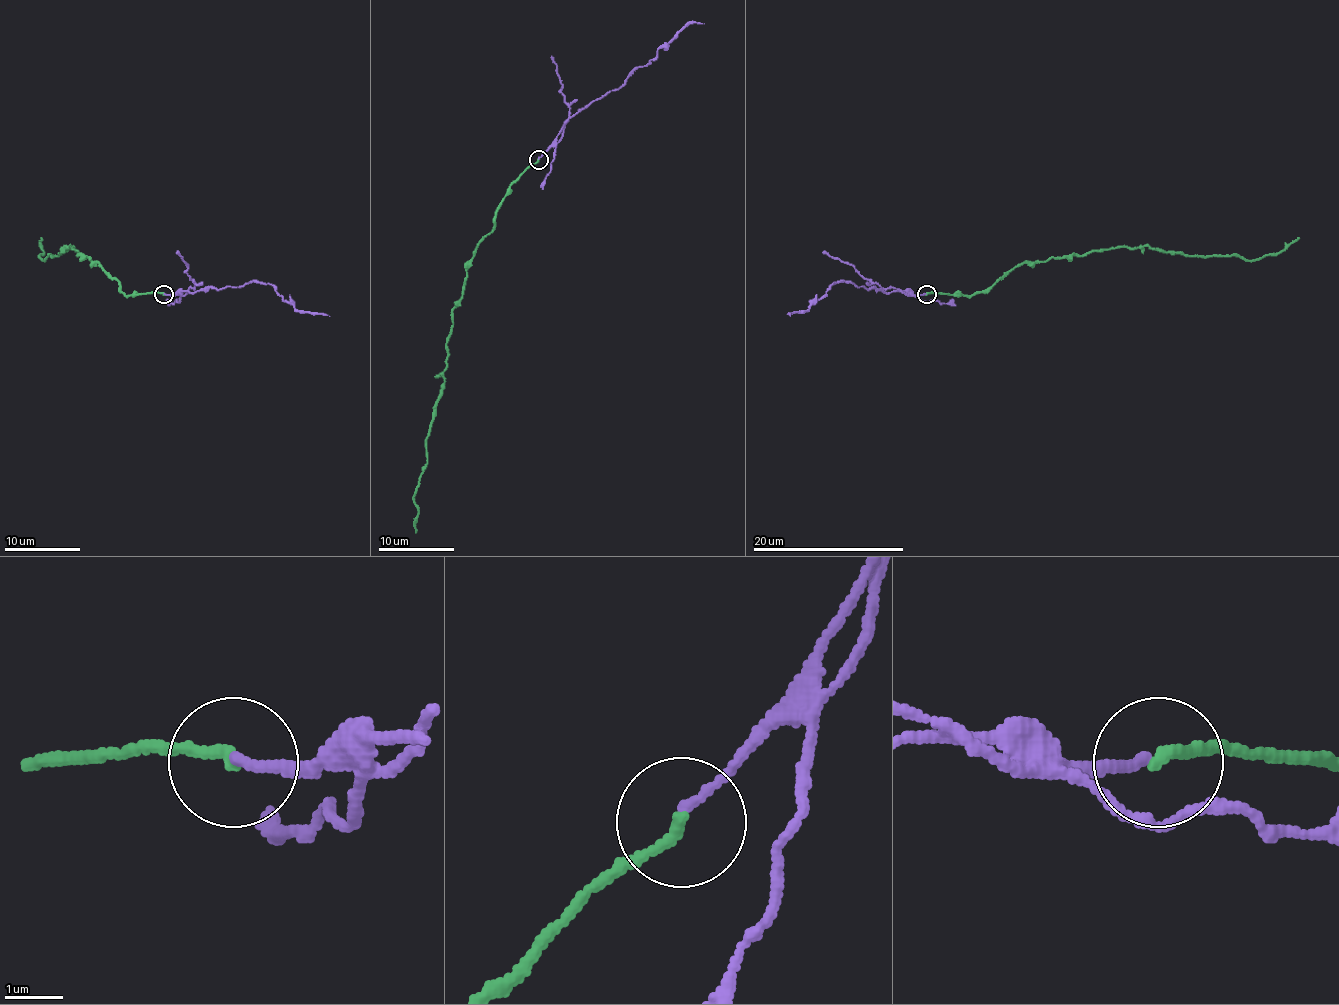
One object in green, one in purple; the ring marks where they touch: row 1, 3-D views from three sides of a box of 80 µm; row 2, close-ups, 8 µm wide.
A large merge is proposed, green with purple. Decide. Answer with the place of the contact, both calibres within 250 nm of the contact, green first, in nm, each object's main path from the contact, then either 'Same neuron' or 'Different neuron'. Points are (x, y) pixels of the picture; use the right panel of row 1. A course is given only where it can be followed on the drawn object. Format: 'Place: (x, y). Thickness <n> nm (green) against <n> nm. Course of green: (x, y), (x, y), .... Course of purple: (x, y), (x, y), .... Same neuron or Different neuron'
Place: (926, 294). Thickness 220 nm (green) against 150 nm. Course of green: (927, 294), (987, 291), (1019, 264), (1110, 247), (1150, 245), (1169, 253), (1256, 260), (1284, 251), (1299, 238). Course of purple: (925, 294), (879, 291), (840, 281), (807, 310), (788, 313), (790, 315). Different neuron

